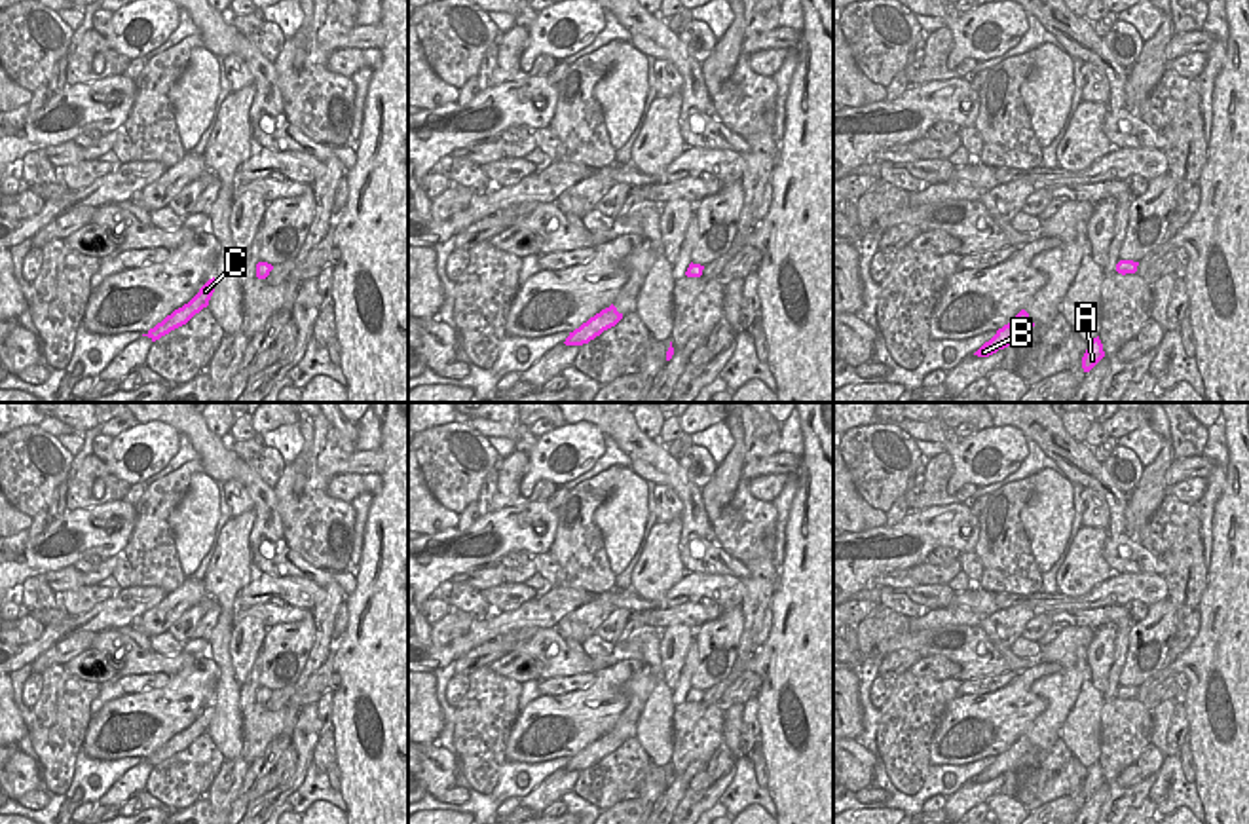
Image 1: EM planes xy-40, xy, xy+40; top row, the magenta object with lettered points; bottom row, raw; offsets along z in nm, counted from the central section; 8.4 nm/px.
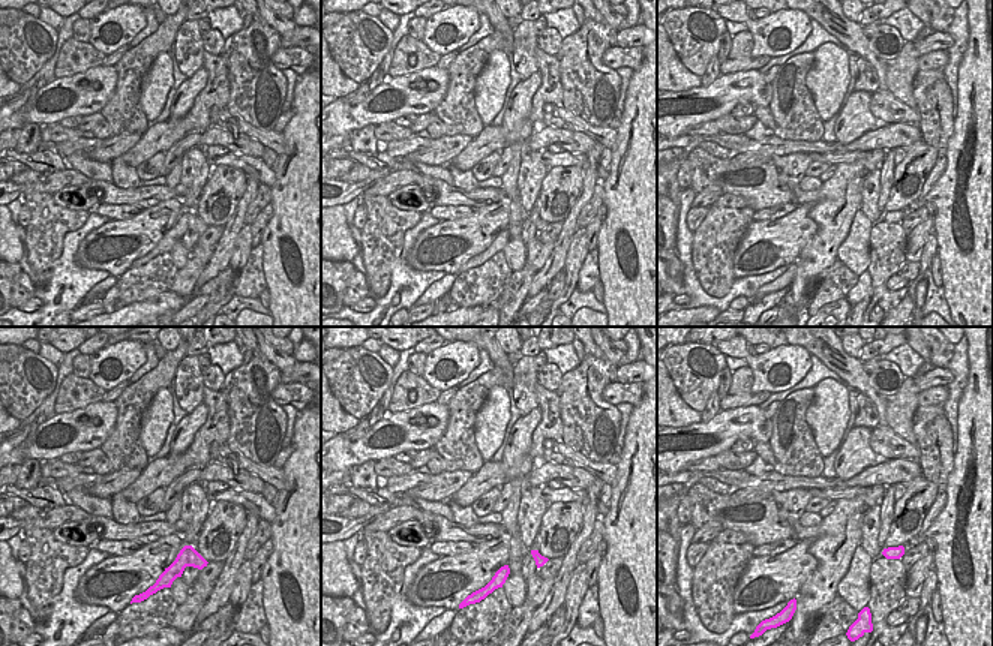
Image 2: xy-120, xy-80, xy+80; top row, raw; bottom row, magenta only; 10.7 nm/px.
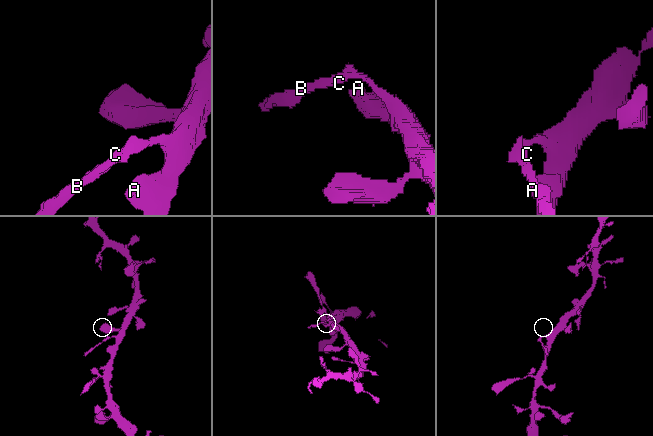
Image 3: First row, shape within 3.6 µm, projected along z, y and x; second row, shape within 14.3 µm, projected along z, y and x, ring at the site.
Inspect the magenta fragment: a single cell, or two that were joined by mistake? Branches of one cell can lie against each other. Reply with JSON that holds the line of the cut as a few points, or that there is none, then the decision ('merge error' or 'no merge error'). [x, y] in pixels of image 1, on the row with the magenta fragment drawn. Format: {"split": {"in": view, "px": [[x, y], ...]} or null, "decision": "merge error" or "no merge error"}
{"split": {"in": "xy+40", "px": [[1118, 262], [1128, 272]]}, "decision": "merge error"}

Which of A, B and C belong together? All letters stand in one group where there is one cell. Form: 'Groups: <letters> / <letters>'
Groups: A / B C

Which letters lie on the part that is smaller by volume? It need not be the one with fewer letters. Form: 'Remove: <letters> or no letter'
Remove: B, C

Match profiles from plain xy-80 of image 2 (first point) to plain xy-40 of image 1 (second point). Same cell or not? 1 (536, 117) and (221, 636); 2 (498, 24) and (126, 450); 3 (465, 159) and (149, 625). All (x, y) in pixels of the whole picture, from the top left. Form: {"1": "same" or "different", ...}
{"1": "different", "2": "different", "3": "same"}

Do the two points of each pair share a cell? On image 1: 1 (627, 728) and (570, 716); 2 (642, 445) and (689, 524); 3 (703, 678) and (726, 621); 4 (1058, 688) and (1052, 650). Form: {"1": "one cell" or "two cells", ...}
{"1": "two cells", "2": "one cell", "3": "one cell", "4": "one cell"}

